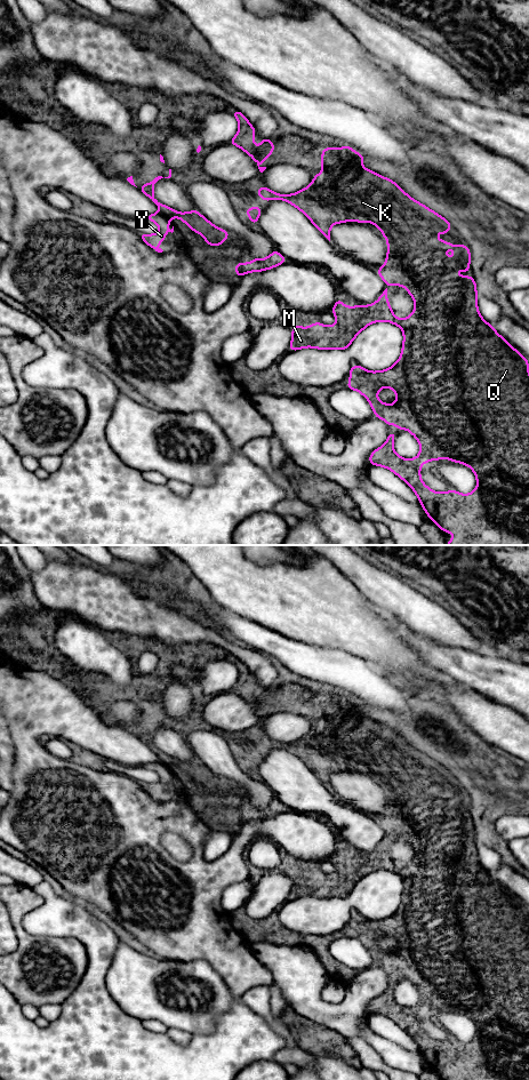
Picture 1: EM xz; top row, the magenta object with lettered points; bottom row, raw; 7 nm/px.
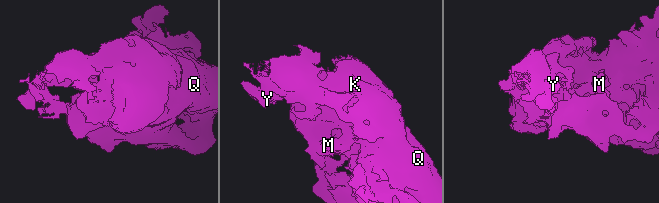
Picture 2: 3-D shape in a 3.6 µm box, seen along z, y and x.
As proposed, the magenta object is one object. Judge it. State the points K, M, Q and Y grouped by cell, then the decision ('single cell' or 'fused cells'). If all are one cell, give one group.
K M Q / Y; fused cells

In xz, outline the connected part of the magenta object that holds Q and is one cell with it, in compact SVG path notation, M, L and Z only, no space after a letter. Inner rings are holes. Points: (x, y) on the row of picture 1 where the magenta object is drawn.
M350 145L345 147L327 147L321 153L322 171L313 177L312 184L303 190L292 194L280 194L271 191L266 186L262 186L257 191L257 195L265 201L272 199L283 200L291 203L306 215L306 217L315 225L315 227L330 241L330 227L337 223L346 223L348 221L355 221L358 223L364 223L369 221L372 225L378 226L384 238L387 240L387 255L383 267L377 269L378 275L385 281L387 286L403 286L404 289L411 295L415 302L415 309L412 313L406 319L399 319L394 315L390 303L387 301L387 288L379 296L378 301L371 305L358 305L358 306L344 306L342 299L337 299L331 312L336 317L336 323L334 326L326 326L320 322L314 322L307 328L302 326L295 326L291 329L292 339L289 344L289 350L296 351L304 347L314 347L319 350L347 350L352 344L352 341L369 325L378 321L387 321L400 327L403 331L402 352L399 360L388 369L379 371L366 370L362 366L352 366L350 370L350 381L347 383L347 390L359 391L370 403L375 417L386 422L387 425L398 425L398 430L408 430L419 442L419 455L415 458L407 459L396 455L393 448L393 440L396 434L388 432L386 442L374 450L369 457L370 465L383 466L391 470L400 479L406 481L417 495L422 507L427 513L428 519L435 522L440 529L444 533L452 533L454 539L447 541L447 545L529 545L529 360L524 359L519 350L513 349L508 342L502 337L492 326L490 326L480 314L476 298L476 285L474 277L456 277L457 271L471 271L470 258L471 251L466 245L451 245L448 241L441 241L436 239L436 232L440 231L442 235L447 231L451 230L451 224L440 216L438 213L431 210L426 206L410 198L396 183L384 176L380 176L361 166L366 159L358 152L355 152ZM390 387L396 393L396 401L392 405L380 402L377 398L377 393L380 389ZM447 458L449 461L460 463L471 467L476 477L476 489L471 494L463 495L456 490L449 490L446 493L436 493L430 489L420 478L420 467L424 463L433 459L441 461Z

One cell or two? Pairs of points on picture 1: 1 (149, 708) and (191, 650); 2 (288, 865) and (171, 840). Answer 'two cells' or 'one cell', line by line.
1: one cell
2: two cells

